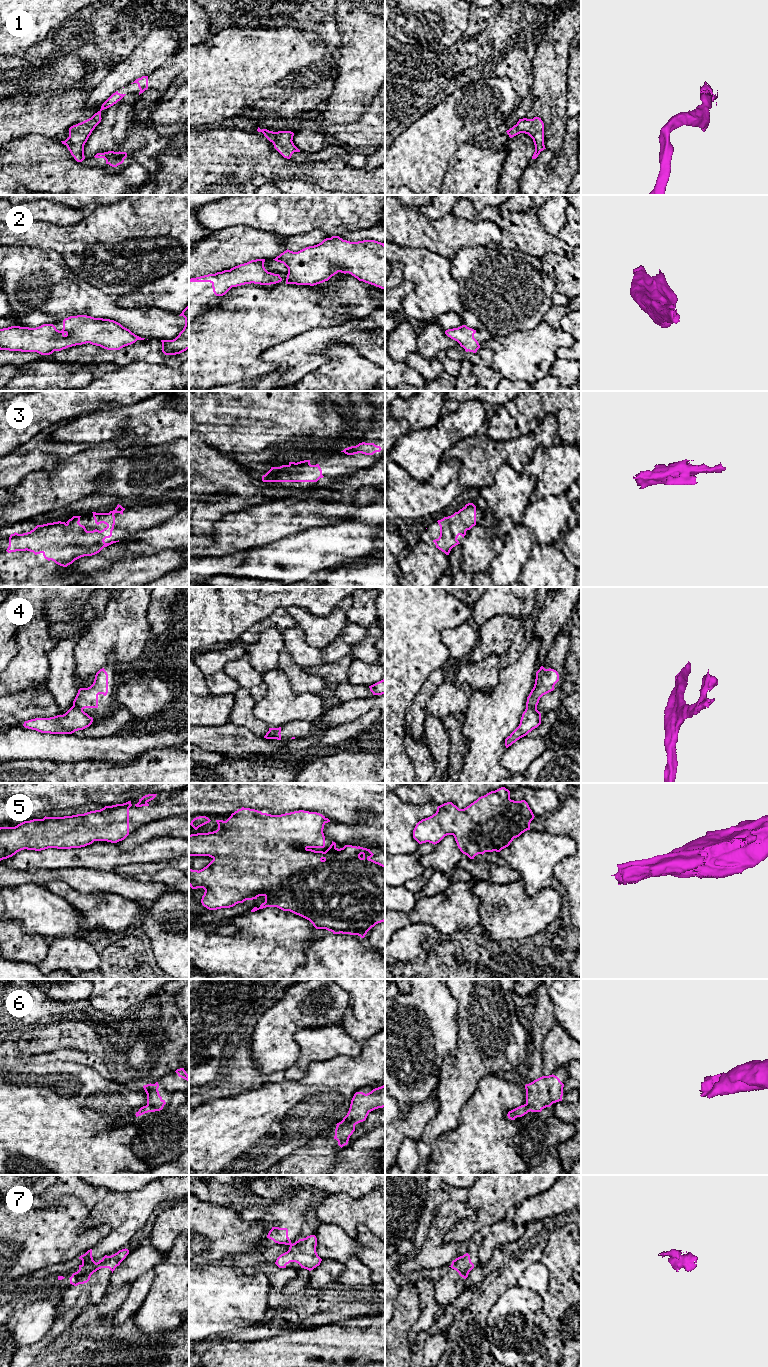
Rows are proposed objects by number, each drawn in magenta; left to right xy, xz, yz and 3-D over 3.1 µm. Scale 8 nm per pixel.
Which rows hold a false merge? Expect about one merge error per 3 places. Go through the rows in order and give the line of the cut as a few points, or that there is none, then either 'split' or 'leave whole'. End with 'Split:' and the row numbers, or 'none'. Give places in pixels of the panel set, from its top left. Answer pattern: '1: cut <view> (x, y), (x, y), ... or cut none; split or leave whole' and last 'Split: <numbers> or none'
1: cut none; leave whole
2: cut none; leave whole
3: cut none; leave whole
4: cut yz (526, 706), (536, 709); split
5: cut none; leave whole
6: cut none; leave whole
7: cut xy (96, 1263), (72, 1276); split
Split: 4, 7

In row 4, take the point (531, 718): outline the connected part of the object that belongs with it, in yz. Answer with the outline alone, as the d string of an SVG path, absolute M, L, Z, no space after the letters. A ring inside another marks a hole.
M526 707L522 714L519 726L505 739L508 748L520 738L526 736L541 724L541 713L535 708Z

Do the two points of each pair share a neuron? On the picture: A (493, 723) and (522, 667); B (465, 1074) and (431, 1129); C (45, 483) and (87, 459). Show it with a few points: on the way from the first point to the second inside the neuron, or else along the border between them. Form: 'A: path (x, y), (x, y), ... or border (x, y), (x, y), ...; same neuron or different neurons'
A: path (501, 709), (506, 703), (516, 681); same neuron
B: path (455, 1088), (452, 1093), (450, 1109), (445, 1115); same neuron
C: path (55, 483), (63, 483), (77, 469); same neuron

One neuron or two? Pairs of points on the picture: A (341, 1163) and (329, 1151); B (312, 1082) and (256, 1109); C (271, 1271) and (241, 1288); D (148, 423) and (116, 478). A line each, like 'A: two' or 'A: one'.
A: two
B: one
C: two
D: two

